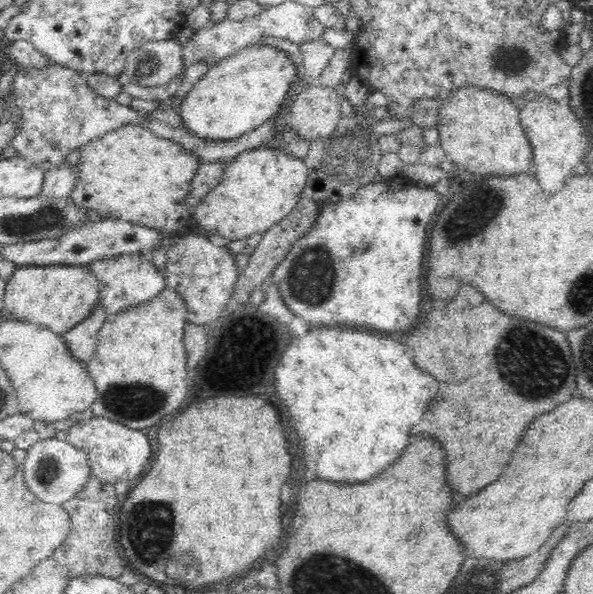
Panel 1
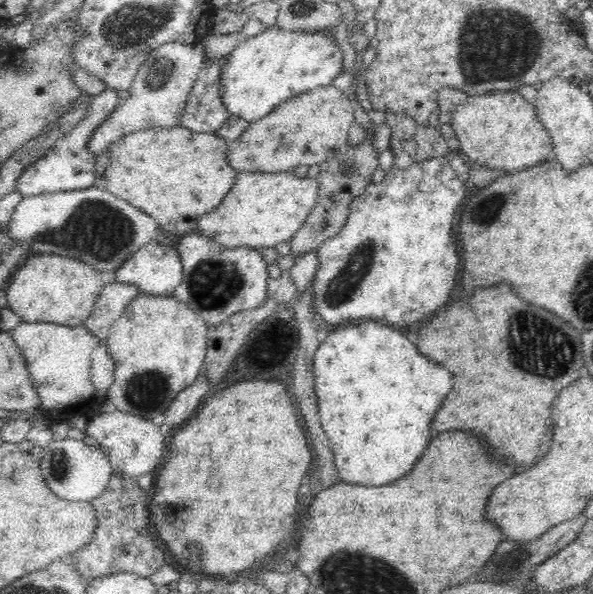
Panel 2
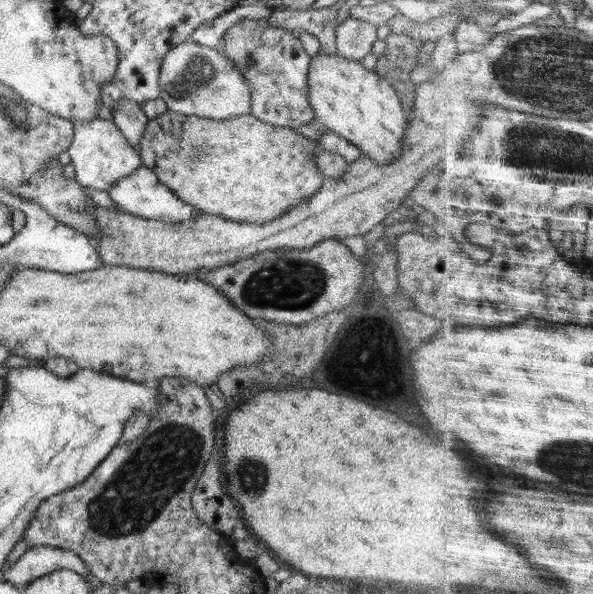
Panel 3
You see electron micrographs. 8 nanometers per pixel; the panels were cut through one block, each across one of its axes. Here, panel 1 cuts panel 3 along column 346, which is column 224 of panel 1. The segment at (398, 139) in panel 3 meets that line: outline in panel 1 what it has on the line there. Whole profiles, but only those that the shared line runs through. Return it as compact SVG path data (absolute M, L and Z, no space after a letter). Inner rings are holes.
M254 44L210 65L206 74L185 94L177 113L185 129L198 138L238 138L277 114L301 72L284 51L266 44Z

